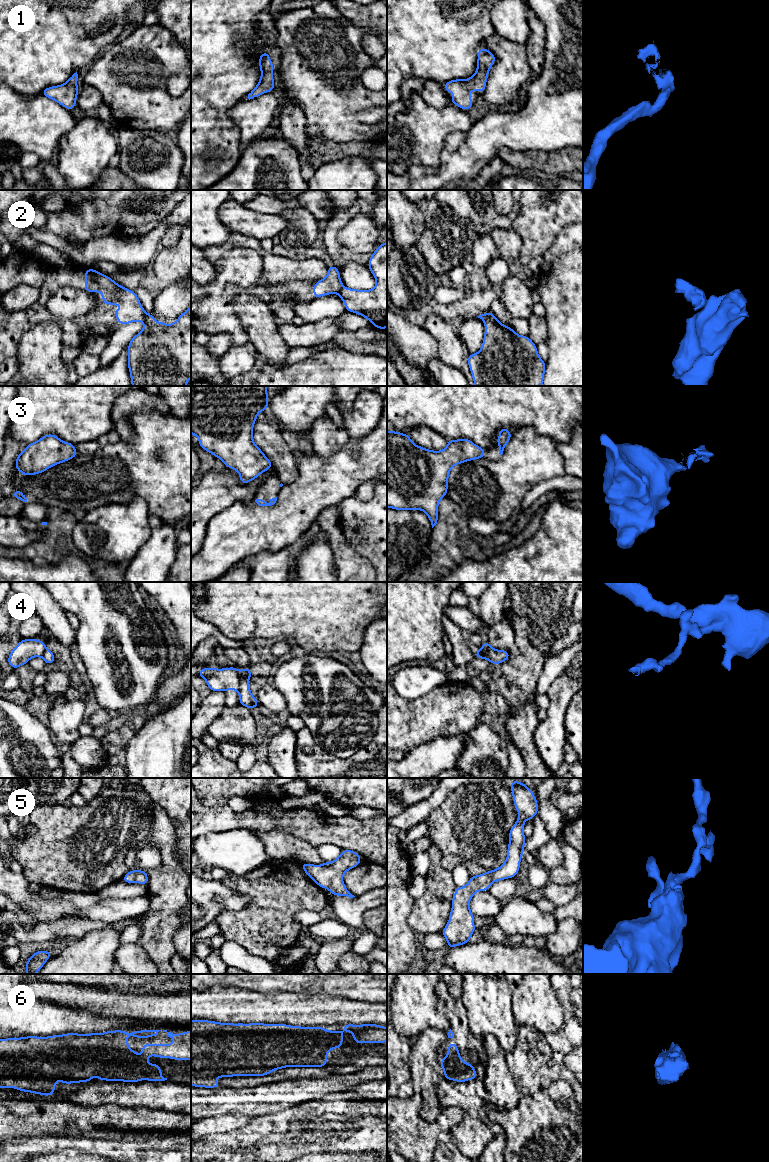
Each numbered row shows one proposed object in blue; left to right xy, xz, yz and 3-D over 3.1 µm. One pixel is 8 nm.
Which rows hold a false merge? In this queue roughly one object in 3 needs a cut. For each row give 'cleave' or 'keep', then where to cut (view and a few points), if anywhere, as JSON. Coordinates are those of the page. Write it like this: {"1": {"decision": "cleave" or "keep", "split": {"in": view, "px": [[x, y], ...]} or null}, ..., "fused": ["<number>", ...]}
{"1": {"decision": "keep", "split": null}, "2": {"decision": "cleave", "split": {"in": "xy", "px": [[147, 314], [143, 322]]}}, "3": {"decision": "keep", "split": null}, "4": {"decision": "cleave", "split": {"in": "xz", "px": [[240, 672], [238, 691]]}}, "5": {"decision": "keep", "split": null}, "6": {"decision": "keep", "split": null}, "fused": ["2", "4"]}

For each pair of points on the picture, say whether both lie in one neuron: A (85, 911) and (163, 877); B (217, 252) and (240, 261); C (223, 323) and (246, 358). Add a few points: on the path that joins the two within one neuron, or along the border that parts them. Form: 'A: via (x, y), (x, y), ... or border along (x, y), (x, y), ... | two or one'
A: border along (149, 894), (149, 908), (141, 916) | two
B: border along (247, 248), (228, 250), (213, 264) | two
C: border along (248, 340), (233, 346) | two

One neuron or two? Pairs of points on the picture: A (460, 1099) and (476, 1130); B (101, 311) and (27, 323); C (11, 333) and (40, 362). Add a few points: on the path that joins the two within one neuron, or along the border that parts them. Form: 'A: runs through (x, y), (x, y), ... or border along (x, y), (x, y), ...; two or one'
A: runs through (468, 1107), (471, 1110), (471, 1122); one
B: runs through (92, 286), (85, 279), (59, 279), (44, 298); one
C: border along (35, 324), (22, 336), (18, 345), (17, 365); two

